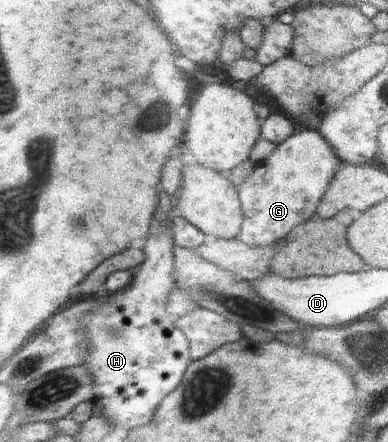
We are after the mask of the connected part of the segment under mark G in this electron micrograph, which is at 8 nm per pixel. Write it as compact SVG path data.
M306 128L294 132L286 142L282 142L262 166L256 168L256 172L244 186L236 189L244 210L238 238L254 246L274 244L276 240L284 238L294 226L308 220L342 162L316 130Z

